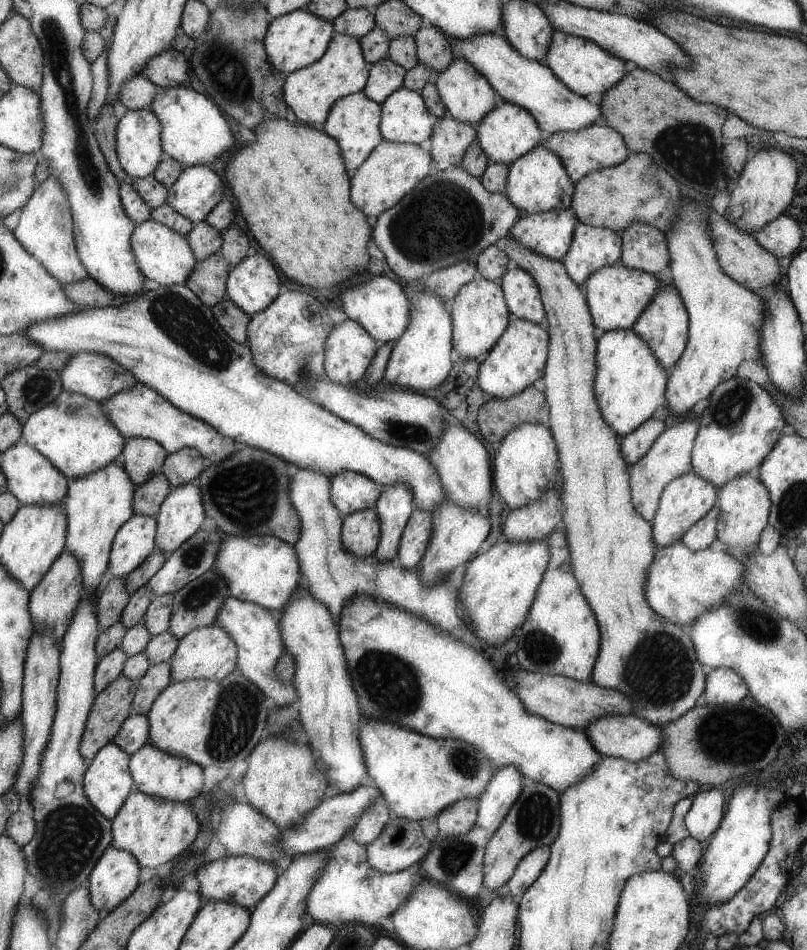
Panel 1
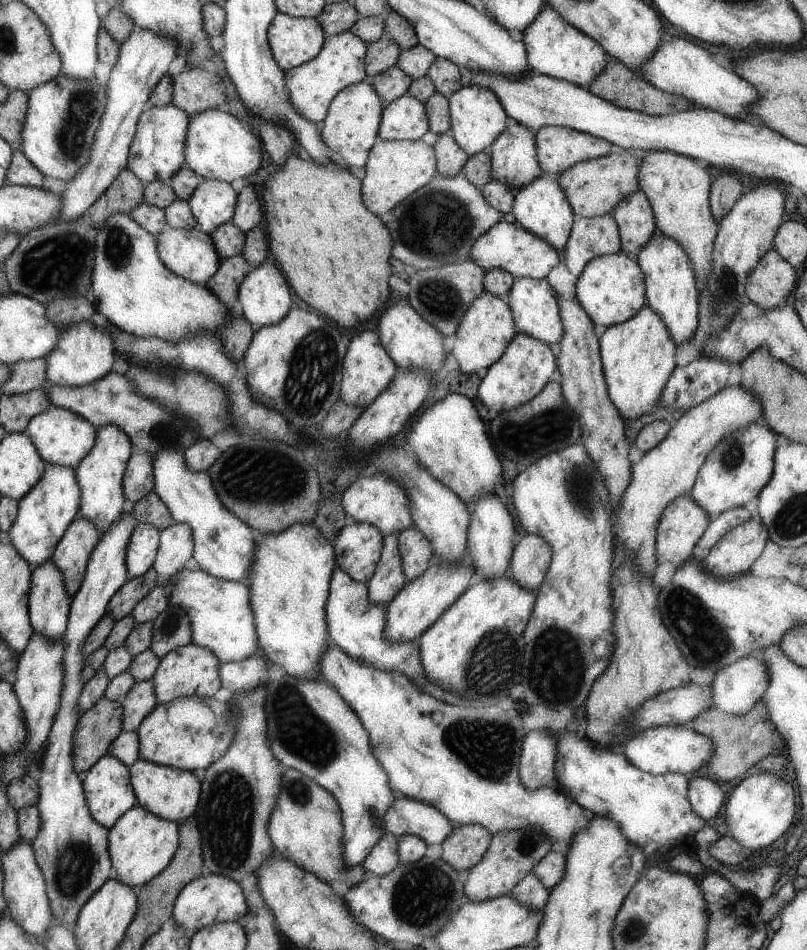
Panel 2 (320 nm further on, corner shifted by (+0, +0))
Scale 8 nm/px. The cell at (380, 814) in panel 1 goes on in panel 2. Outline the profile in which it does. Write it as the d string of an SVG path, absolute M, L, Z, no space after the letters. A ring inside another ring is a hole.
M387 833L379 842L376 842L376 847L368 854L367 859L363 862L364 870L372 872L379 876L391 874L396 866L400 865L398 852L398 838L396 835Z

